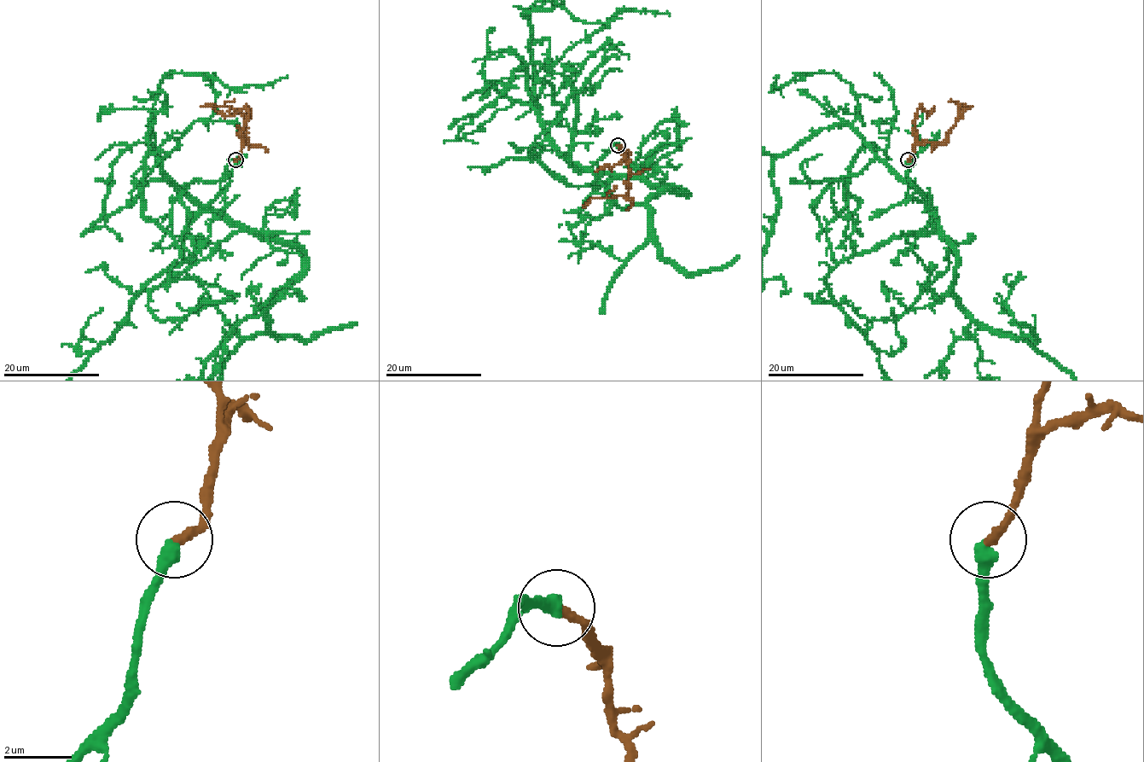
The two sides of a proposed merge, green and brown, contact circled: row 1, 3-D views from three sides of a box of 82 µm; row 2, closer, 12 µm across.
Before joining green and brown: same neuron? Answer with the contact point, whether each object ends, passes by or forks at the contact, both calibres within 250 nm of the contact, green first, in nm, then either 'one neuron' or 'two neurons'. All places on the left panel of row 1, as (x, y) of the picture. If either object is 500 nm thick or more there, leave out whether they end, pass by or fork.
place (235, 159); green ends; brown ends; calibres 440 and 280 nm; one neuron

